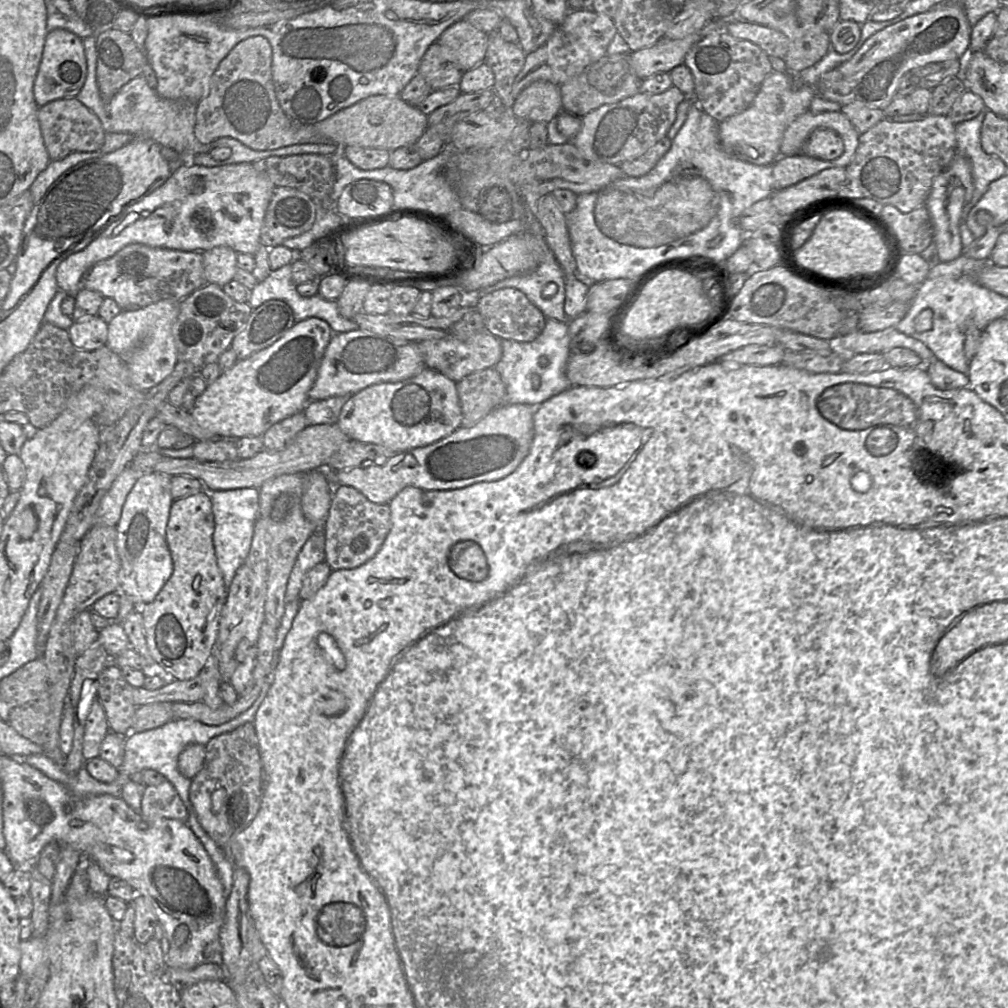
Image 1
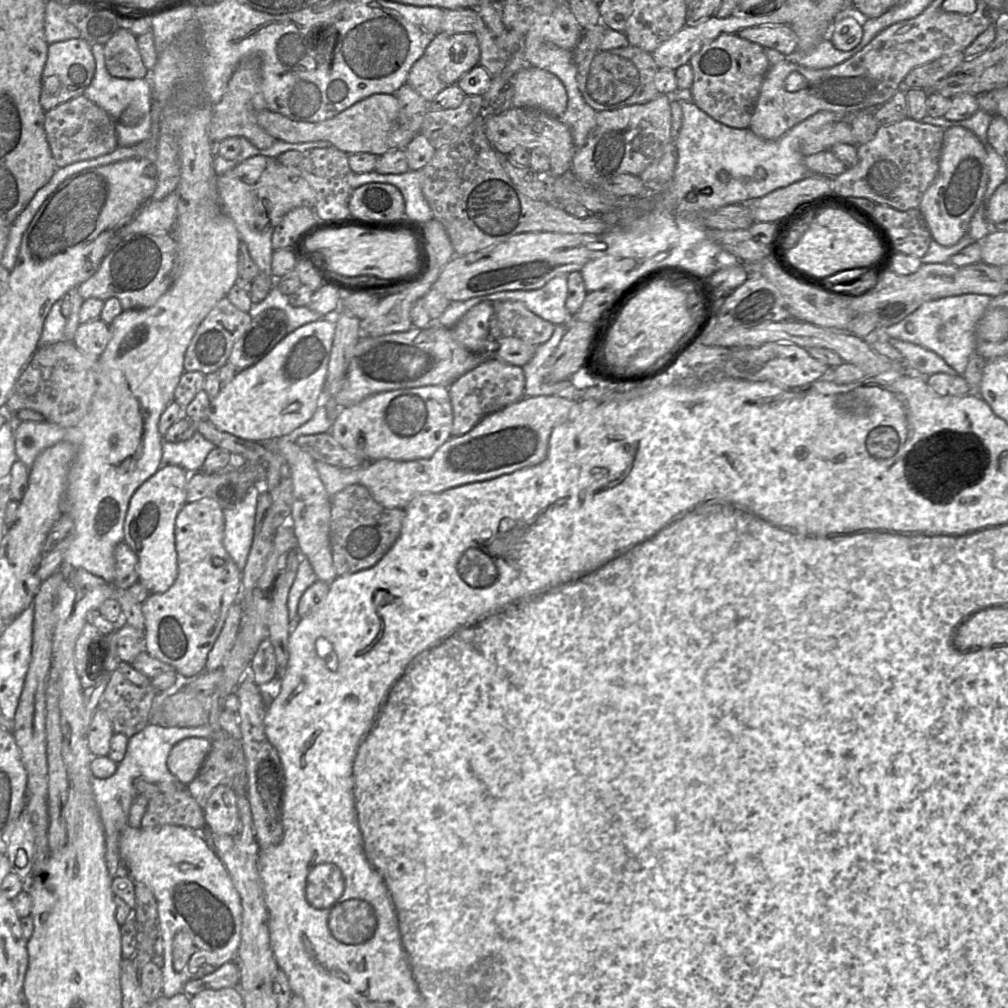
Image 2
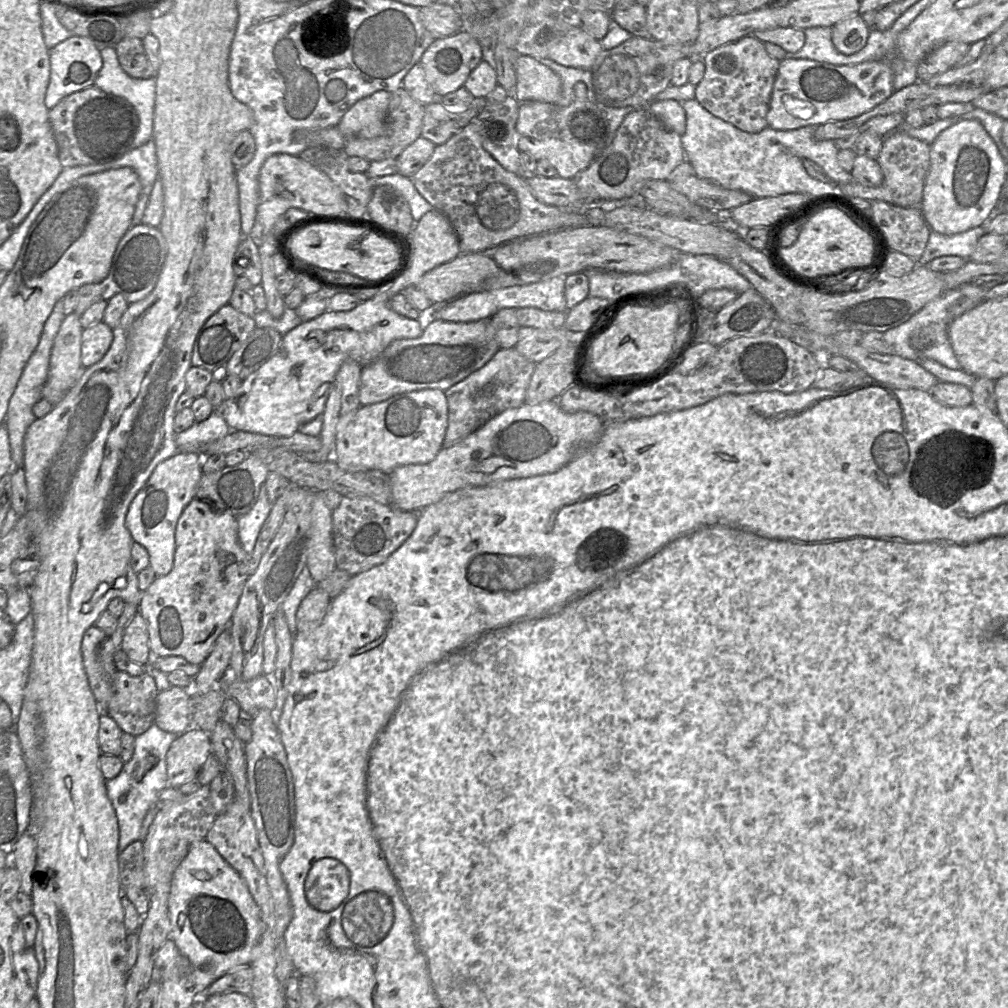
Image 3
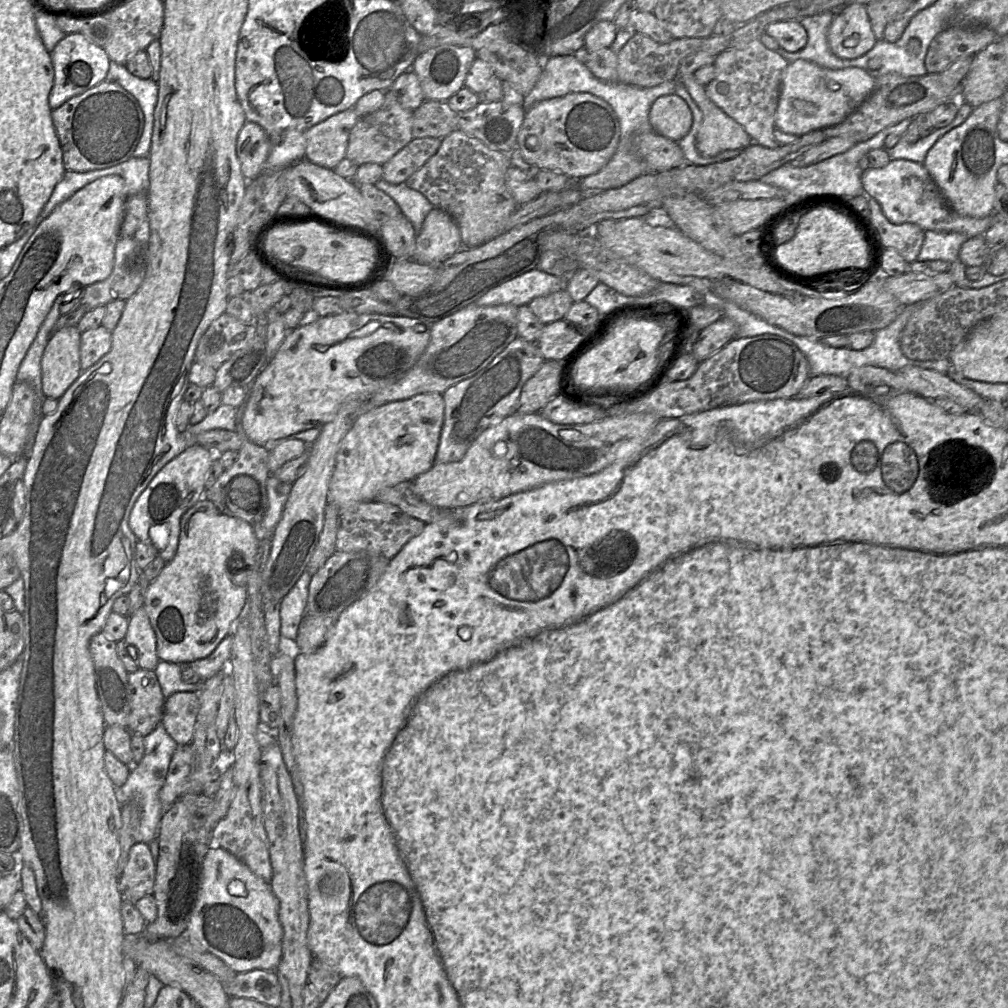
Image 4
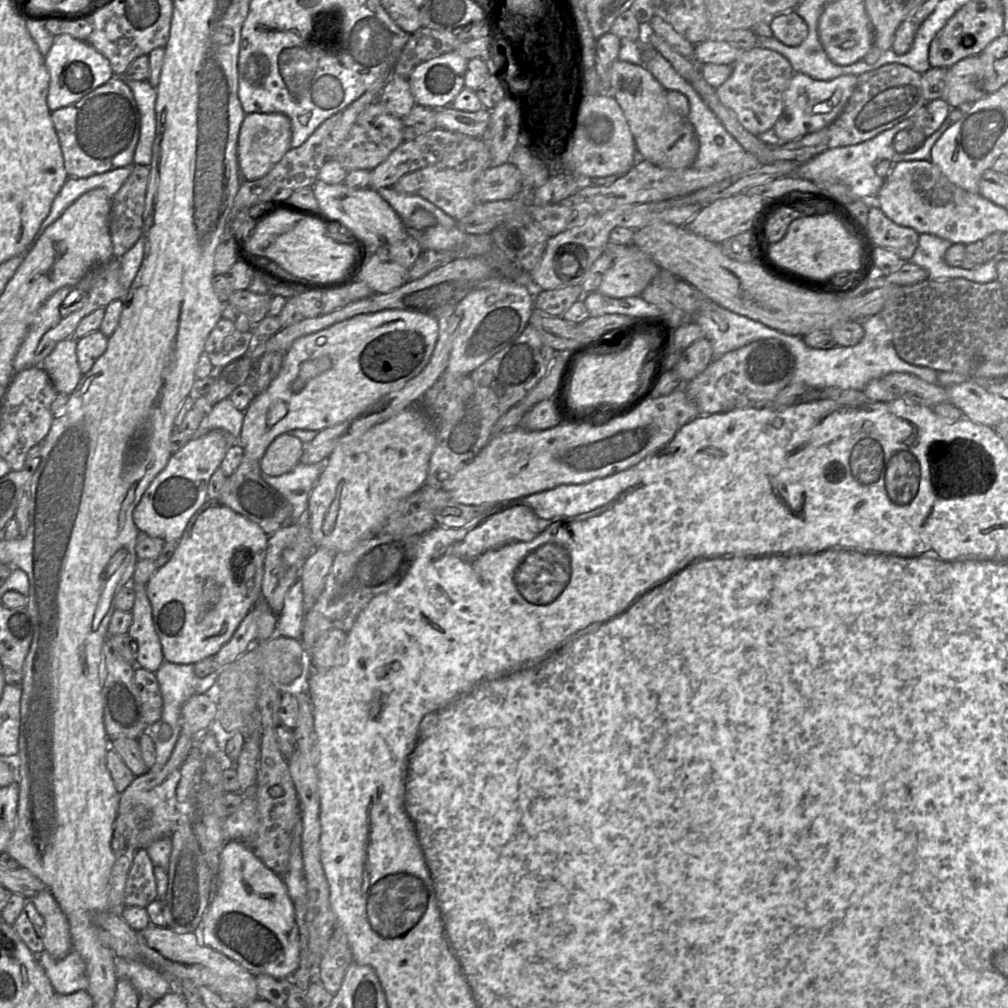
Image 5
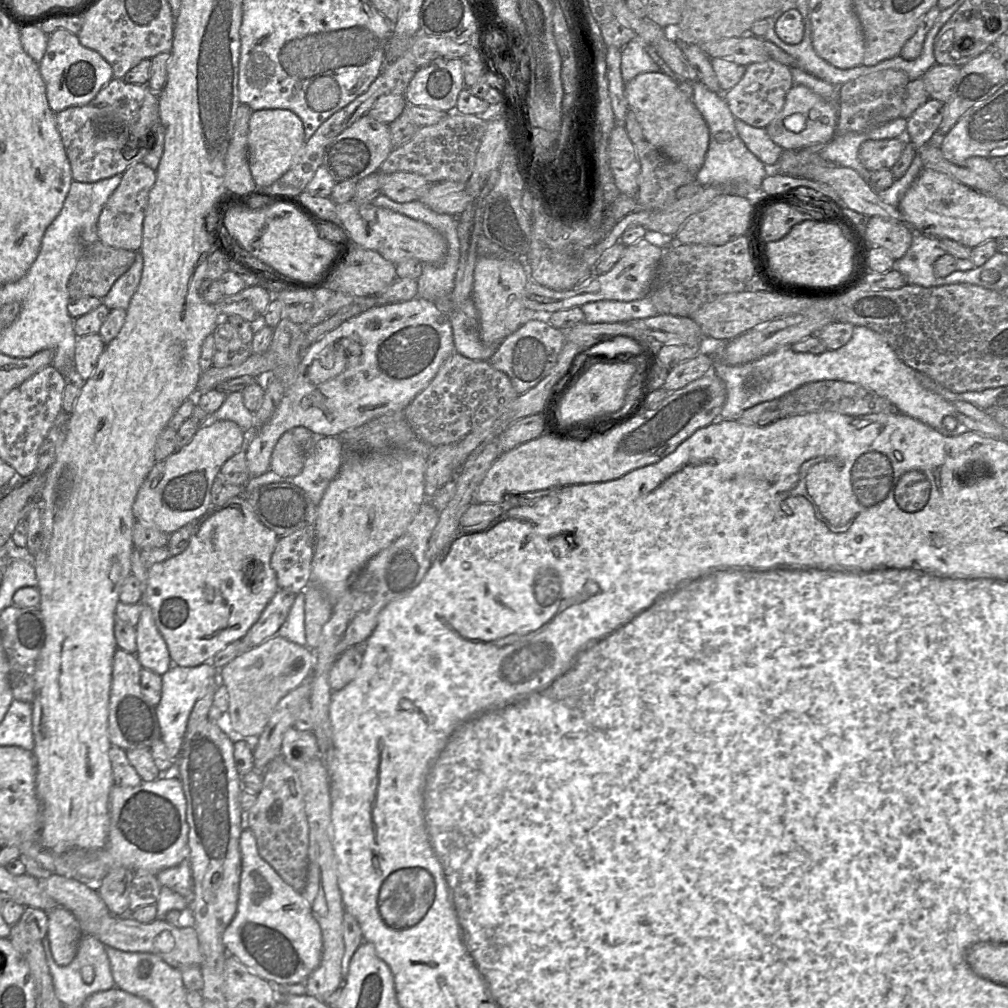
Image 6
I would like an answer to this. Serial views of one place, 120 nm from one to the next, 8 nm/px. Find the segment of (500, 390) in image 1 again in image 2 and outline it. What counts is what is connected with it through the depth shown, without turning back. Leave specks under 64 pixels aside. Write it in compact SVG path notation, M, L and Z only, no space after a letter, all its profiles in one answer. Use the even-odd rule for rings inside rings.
M488 356L485 362L459 377L448 387L454 416L451 437L468 433L486 416L522 399L524 388L522 367L506 364Z

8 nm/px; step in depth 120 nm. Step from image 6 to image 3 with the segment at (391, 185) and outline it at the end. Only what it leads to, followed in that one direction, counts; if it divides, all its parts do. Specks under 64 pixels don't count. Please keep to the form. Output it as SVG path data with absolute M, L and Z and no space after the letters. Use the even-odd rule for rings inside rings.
M470 122L467 126L465 126L461 131L453 135L448 141L441 145L437 145L434 153L432 154L431 158L427 161L427 163L417 171L411 177L414 186L418 190L418 192L426 199L434 209L441 211L444 213L450 220L457 236L459 239L459 247L460 247L460 254L469 254L472 252L482 251L502 243L514 240L514 239L521 239L524 237L529 237L531 235L538 235L547 233L550 231L556 231L559 229L565 228L574 228L574 227L582 227L582 226L593 226L588 224L588 219L586 219L584 209L561 209L554 205L548 205L540 200L538 200L530 188L527 185L525 179L519 177L513 172L510 172L504 169L495 159L491 156L483 147L481 136L478 131L478 126L474 122Z

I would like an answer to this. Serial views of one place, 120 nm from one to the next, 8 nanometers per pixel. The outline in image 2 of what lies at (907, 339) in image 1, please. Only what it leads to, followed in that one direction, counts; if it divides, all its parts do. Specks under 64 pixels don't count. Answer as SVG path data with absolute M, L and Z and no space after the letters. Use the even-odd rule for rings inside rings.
M888 338L887 341L903 355L905 368L915 374L923 377L936 373L959 375L943 358L933 351L899 339Z

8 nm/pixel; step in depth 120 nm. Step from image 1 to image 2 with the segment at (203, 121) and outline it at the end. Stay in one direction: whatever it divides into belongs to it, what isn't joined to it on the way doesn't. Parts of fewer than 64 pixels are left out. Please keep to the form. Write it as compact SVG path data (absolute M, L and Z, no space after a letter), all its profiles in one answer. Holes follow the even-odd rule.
M257 54L244 56L228 82L221 100L213 106L209 137L214 144L229 137L242 137L259 149L270 148L276 139L265 132L257 122L260 111L267 109L261 89L262 59Z

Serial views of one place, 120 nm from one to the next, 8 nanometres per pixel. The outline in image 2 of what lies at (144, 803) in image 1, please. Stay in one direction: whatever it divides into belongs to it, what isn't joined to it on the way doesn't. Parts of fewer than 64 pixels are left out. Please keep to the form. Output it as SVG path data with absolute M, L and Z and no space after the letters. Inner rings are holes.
M186 788L173 794L160 792L148 801L141 828L149 830L162 825L181 826L199 833L207 830L204 809Z

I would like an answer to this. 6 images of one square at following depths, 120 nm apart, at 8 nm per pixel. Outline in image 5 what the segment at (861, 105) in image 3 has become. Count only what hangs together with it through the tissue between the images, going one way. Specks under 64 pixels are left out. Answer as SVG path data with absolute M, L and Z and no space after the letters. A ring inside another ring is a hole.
M794 73L783 95L783 110L773 126L778 137L794 141L831 124L846 106L857 84L857 76L847 74L829 81L816 80L803 73Z

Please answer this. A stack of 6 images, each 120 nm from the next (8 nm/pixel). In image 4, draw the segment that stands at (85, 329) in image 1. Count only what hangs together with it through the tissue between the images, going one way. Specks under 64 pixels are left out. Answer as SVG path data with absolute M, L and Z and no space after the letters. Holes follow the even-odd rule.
M103 326L88 329L80 336L80 368L88 369L103 357L111 348L111 331Z

